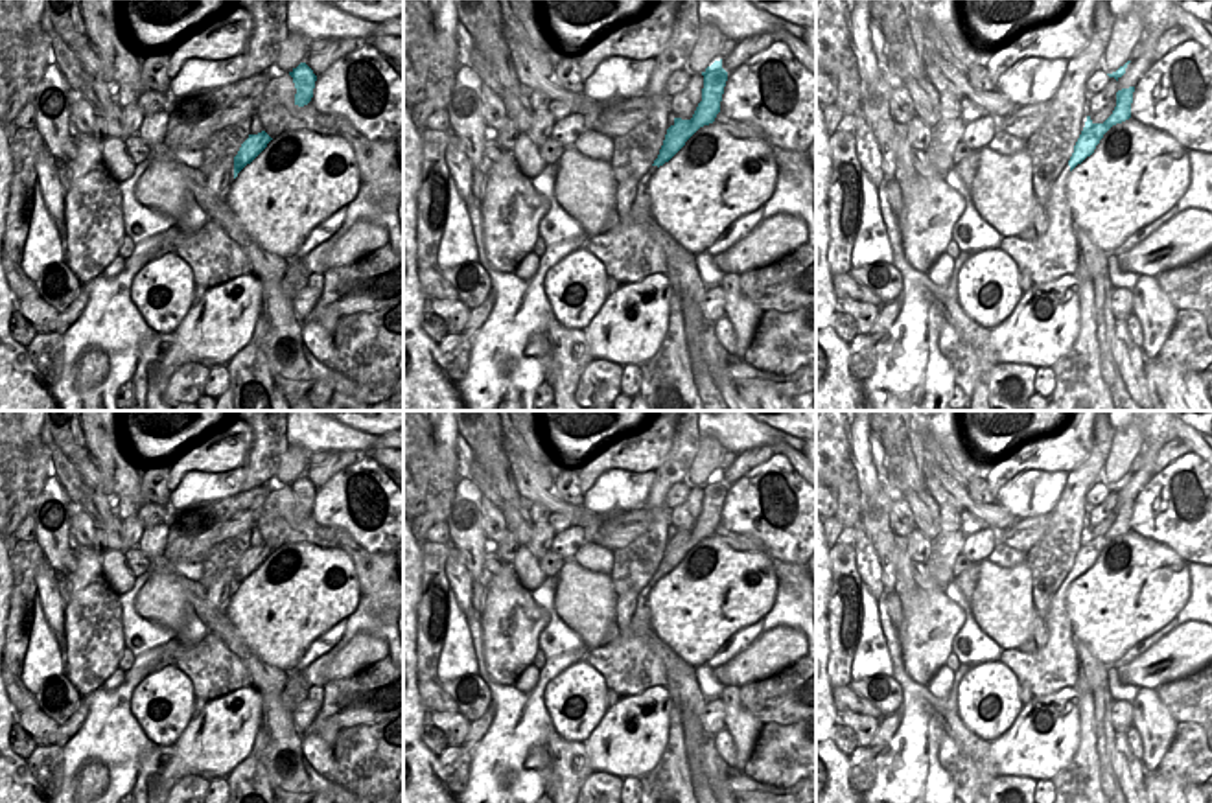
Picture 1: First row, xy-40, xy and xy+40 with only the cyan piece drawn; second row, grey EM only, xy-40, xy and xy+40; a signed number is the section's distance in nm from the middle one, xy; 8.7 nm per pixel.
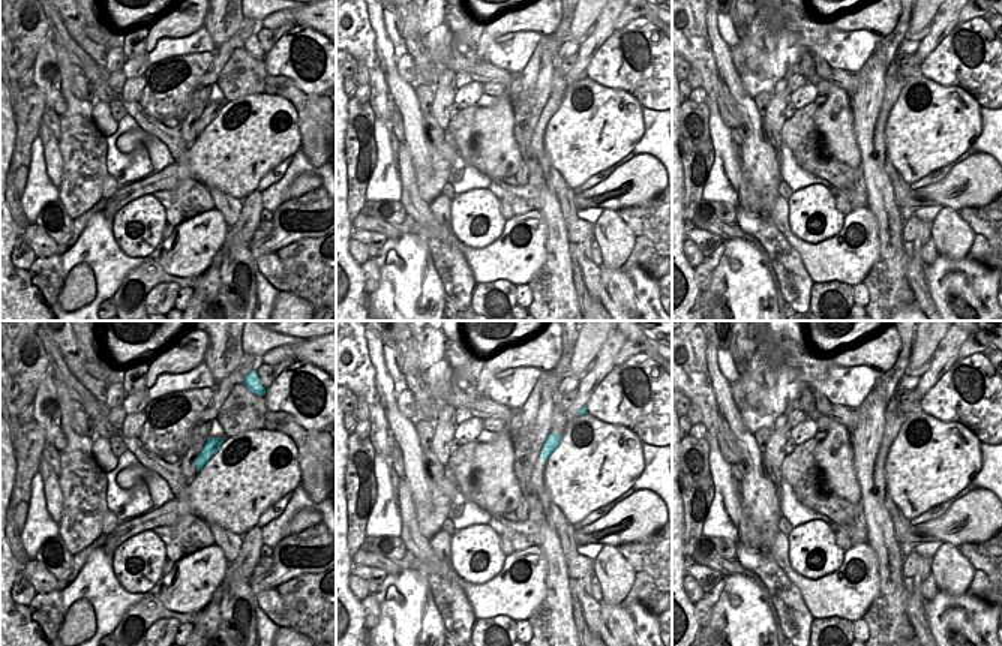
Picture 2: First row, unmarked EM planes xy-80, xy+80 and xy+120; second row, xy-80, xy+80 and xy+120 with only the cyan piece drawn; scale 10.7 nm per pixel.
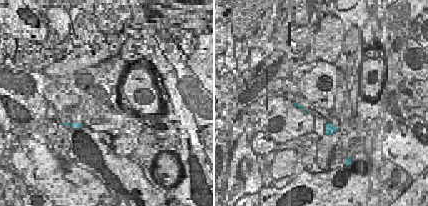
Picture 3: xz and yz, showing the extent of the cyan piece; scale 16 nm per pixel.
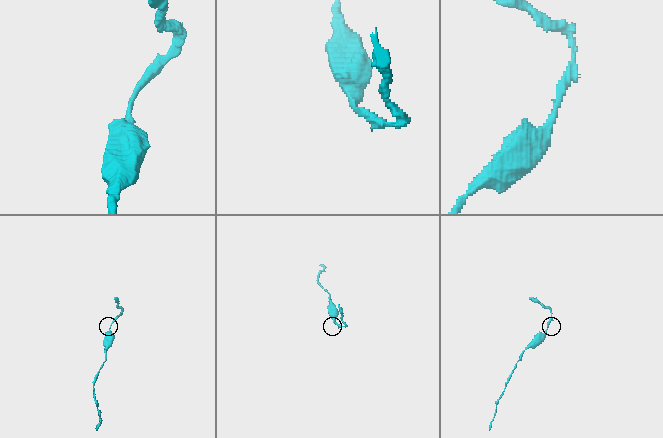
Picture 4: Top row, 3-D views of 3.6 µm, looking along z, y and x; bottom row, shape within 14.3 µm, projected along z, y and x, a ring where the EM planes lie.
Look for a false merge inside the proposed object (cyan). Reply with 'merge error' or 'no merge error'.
merge error

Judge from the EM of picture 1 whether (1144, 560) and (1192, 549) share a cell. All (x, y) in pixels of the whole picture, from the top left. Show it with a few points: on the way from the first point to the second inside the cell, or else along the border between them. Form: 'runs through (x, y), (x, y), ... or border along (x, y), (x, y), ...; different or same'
border along (1137, 533), (1166, 544), (1188, 562); different

